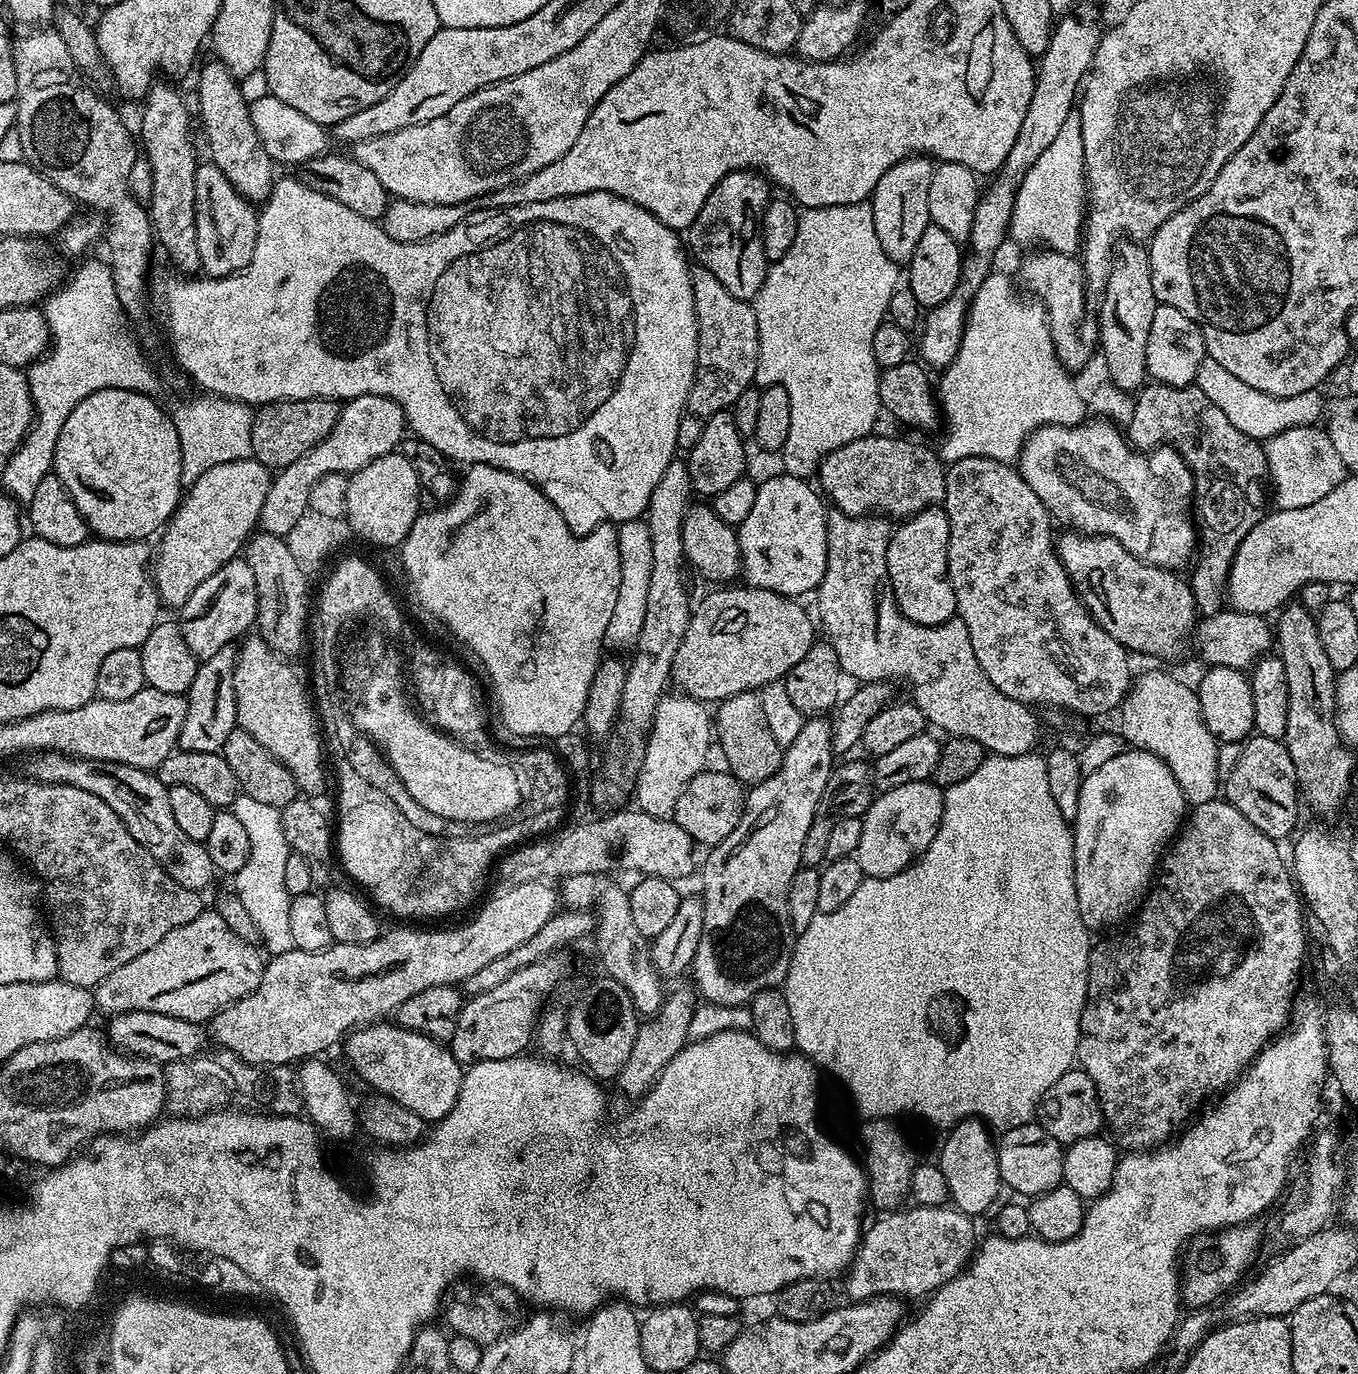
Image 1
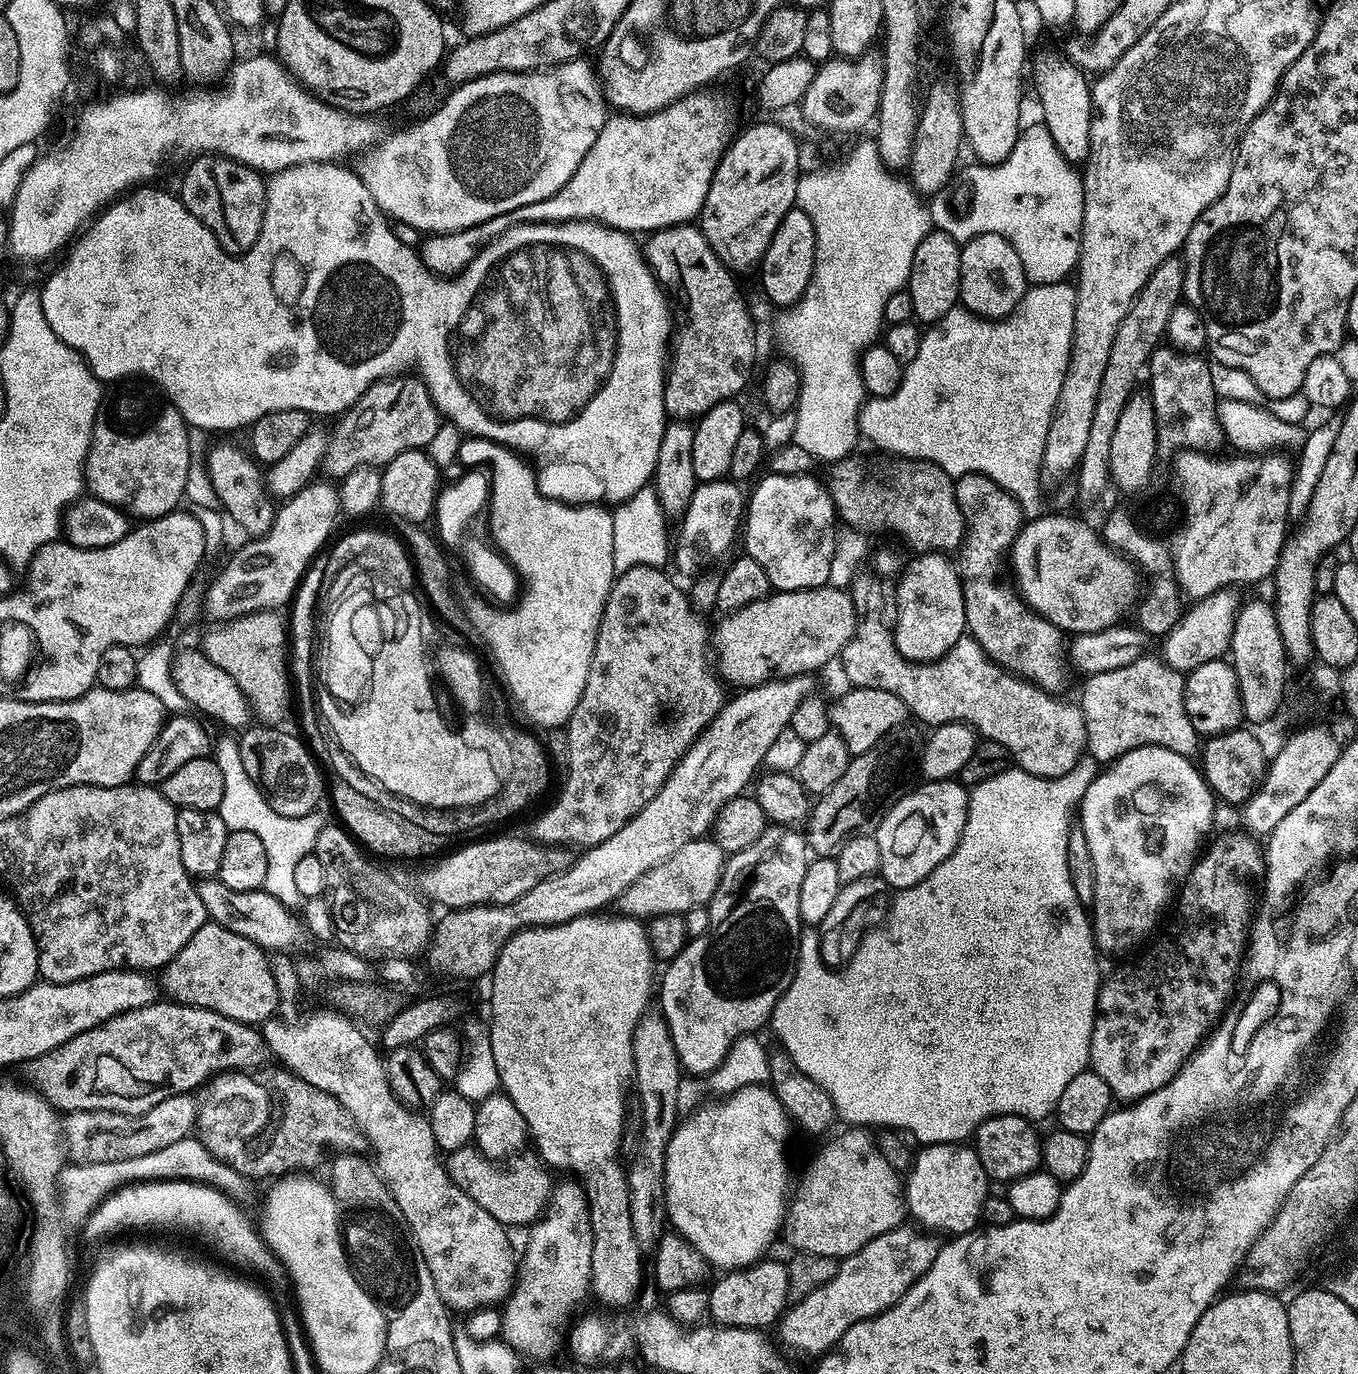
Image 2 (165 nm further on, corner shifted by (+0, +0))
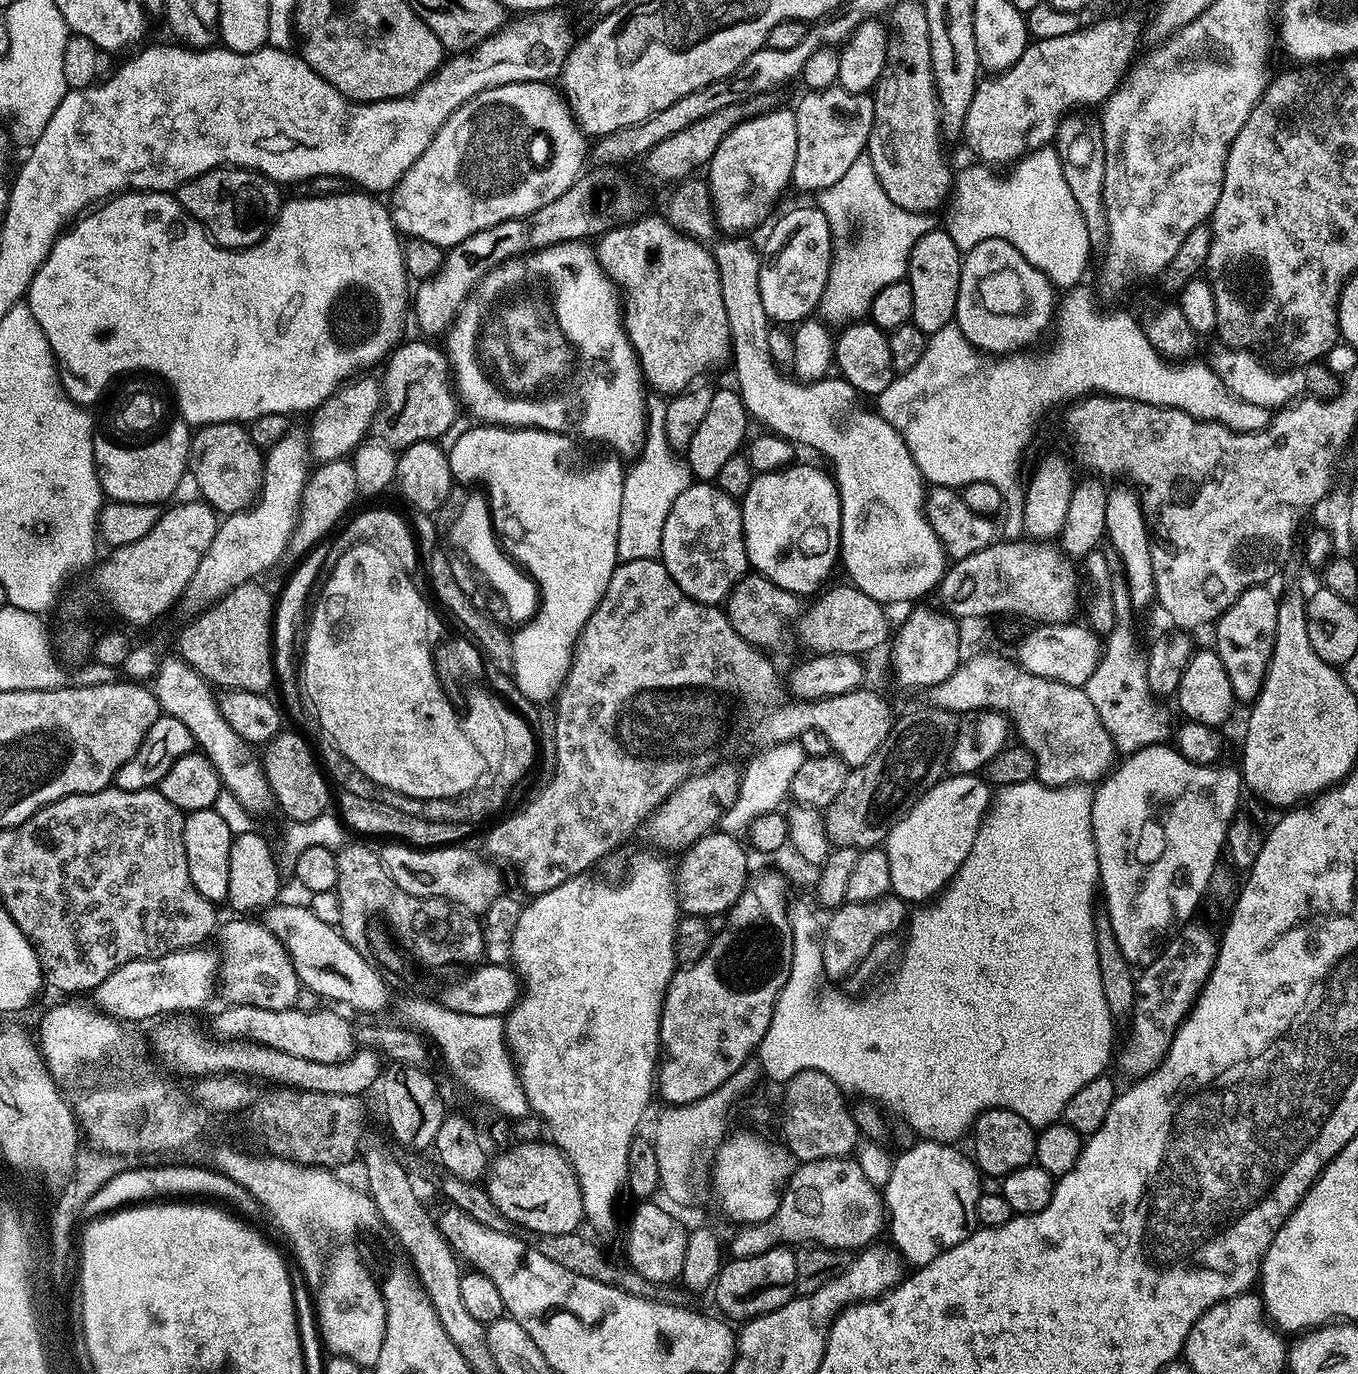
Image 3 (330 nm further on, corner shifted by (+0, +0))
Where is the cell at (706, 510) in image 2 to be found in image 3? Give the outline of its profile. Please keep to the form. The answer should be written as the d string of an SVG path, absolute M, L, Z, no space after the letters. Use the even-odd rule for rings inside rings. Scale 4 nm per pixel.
M693 482L674 498L670 514L666 514L659 559L689 600L723 605L740 579L750 572L740 504L715 483Z

